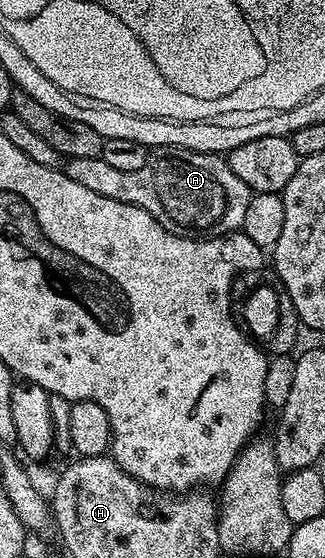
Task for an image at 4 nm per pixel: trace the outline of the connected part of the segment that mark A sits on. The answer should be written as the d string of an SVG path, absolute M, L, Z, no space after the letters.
M153 149L138 171L118 171L100 156L90 159L67 158L66 172L74 183L82 183L106 199L130 203L146 211L166 231L179 237L222 237L237 232L246 219L253 192L230 171L227 160L219 153L199 153L185 149Z

